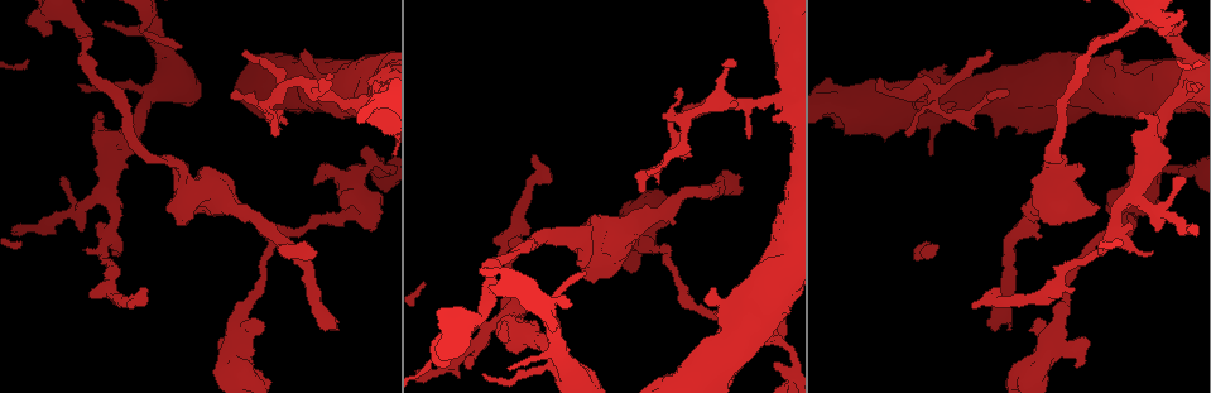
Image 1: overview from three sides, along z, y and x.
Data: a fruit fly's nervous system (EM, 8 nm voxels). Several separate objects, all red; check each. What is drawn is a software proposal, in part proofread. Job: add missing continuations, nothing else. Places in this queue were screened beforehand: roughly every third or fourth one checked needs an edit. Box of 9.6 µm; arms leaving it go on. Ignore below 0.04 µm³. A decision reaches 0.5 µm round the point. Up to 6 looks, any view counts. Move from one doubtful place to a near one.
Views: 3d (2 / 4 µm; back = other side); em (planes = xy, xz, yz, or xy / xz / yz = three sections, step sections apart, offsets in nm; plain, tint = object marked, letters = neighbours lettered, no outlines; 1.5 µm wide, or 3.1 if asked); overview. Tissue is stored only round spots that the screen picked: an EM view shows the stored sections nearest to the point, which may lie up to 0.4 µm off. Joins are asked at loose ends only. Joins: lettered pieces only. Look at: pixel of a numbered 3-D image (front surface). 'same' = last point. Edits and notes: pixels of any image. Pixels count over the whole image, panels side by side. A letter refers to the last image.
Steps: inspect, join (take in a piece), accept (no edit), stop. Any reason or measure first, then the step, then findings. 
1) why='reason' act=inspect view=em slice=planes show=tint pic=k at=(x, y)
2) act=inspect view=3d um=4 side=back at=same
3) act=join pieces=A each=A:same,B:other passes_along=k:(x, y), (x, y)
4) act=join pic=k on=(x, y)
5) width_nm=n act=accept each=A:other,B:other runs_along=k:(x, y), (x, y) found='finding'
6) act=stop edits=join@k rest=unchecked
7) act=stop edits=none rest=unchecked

why='free end' act=inspect view=3d um=4 pic=1 at=(771, 338)

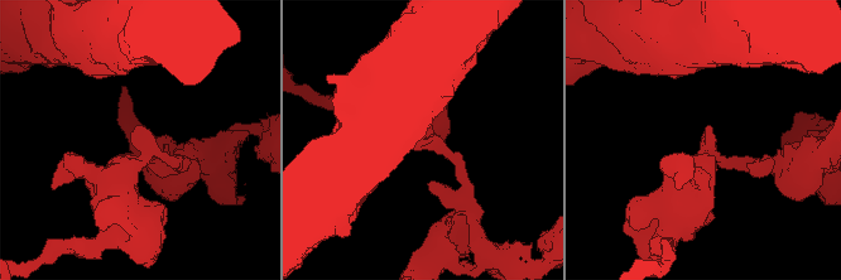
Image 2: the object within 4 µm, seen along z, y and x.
act=inspect view=em slice=xz step=4 show=tint pic=2 at=(424, 139)

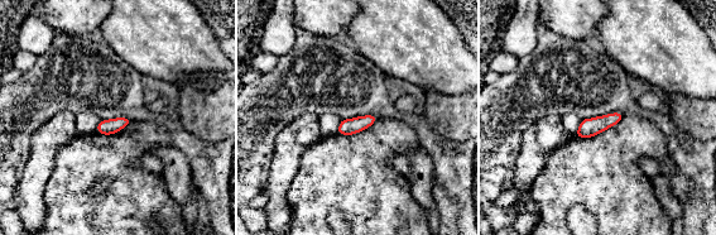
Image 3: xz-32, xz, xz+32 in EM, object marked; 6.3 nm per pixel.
act=inspect view=em slice=xy step=8 show=letters at=same

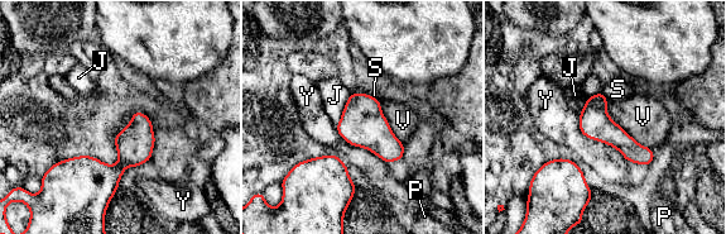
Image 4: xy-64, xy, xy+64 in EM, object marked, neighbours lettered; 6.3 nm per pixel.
width_nm=200 act=accept each=J:other,P:other,S:other,V:other,Y:other runs_along=4:(149, 127), (114, 171), (59, 166) found='no lettered piece goes on from it'

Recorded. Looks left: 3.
why='an open end' act=inspect view=em slice=planes show=letters pic=1 at=(1008, 90)

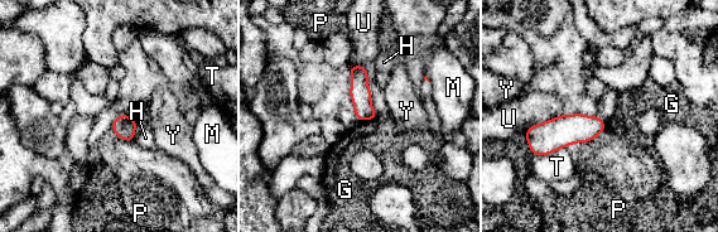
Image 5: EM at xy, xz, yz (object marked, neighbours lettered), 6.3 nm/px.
act=accept each=G:other,H:other,M:other,P:other,T:other,U:other,Y:other border=5:(369, 119), (362, 121) found='no lettered piece goes on from it'

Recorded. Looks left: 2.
act=stop edits=none rest=unchecked

